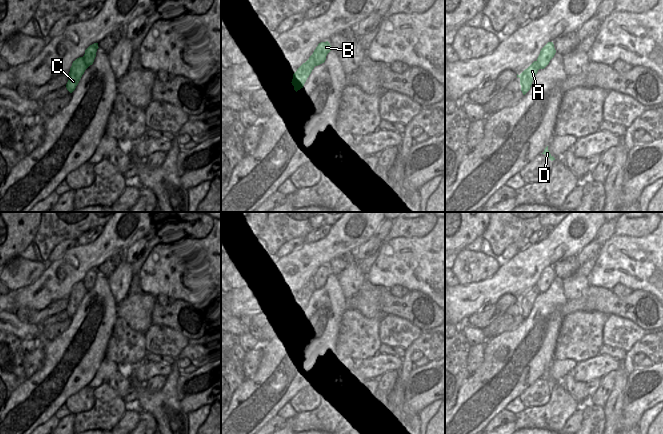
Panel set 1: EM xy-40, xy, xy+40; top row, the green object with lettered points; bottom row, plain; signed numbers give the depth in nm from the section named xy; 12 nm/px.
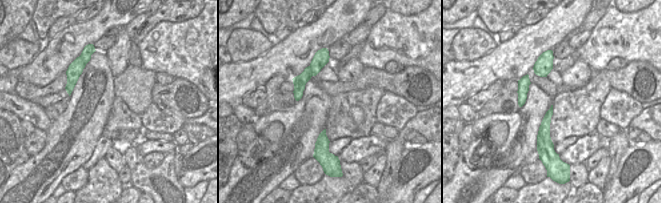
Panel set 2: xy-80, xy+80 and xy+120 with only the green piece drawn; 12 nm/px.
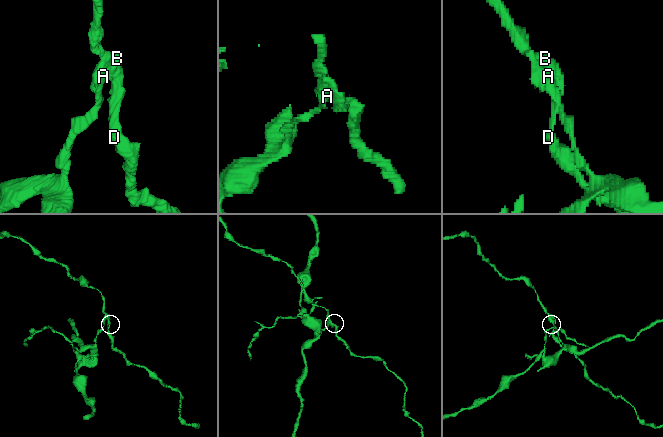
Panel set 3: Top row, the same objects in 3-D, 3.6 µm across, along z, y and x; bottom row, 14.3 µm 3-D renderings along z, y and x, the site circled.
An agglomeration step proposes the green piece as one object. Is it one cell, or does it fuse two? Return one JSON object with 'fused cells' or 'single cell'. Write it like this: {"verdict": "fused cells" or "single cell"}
{"verdict": "fused cells"}

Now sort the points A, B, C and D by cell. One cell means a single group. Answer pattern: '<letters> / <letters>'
A C / B D

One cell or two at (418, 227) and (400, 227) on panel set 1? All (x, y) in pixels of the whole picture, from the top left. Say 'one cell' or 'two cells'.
one cell

